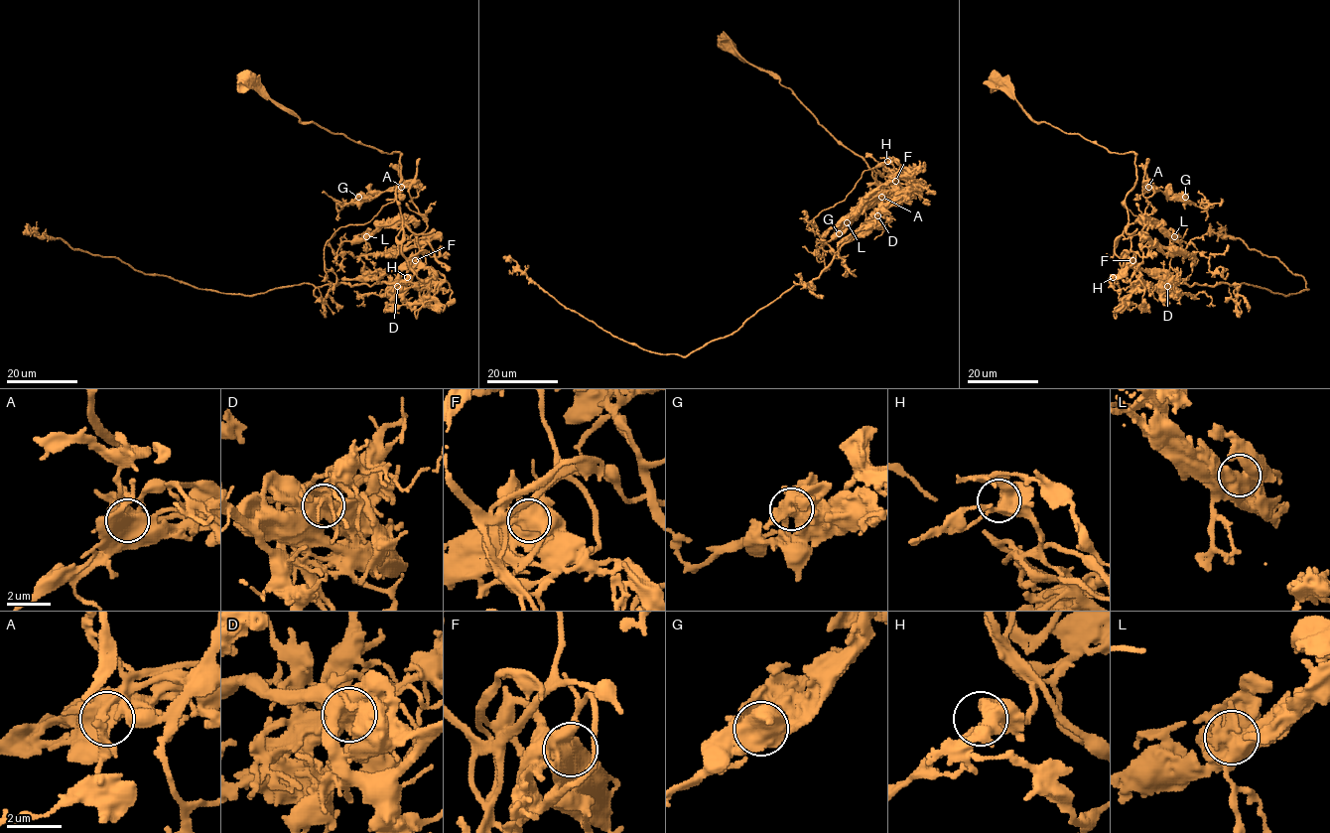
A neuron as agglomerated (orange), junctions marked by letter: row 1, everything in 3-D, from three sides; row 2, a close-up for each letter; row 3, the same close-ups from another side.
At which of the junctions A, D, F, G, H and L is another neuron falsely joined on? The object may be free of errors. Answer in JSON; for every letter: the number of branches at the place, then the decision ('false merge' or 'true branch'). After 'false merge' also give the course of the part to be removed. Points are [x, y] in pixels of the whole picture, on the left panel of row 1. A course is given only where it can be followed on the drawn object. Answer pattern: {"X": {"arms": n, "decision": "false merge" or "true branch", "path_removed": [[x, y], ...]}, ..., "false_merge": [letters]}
{"A": {"arms": 3, "decision": "true branch"}, "D": {"arms": 3, "decision": "false merge", "path_removed": [[398, 286], [304, 283], [231, 295], [145, 274], [115, 257], [30, 232], [26, 223]]}, "F": {"arms": 3, "decision": "true branch"}, "G": {"arms": 3, "decision": "true branch"}, "H": {"arms": 3, "decision": "true branch"}, "L": {"arms": 3, "decision": "true branch"}, "false_merge": ["D"]}

